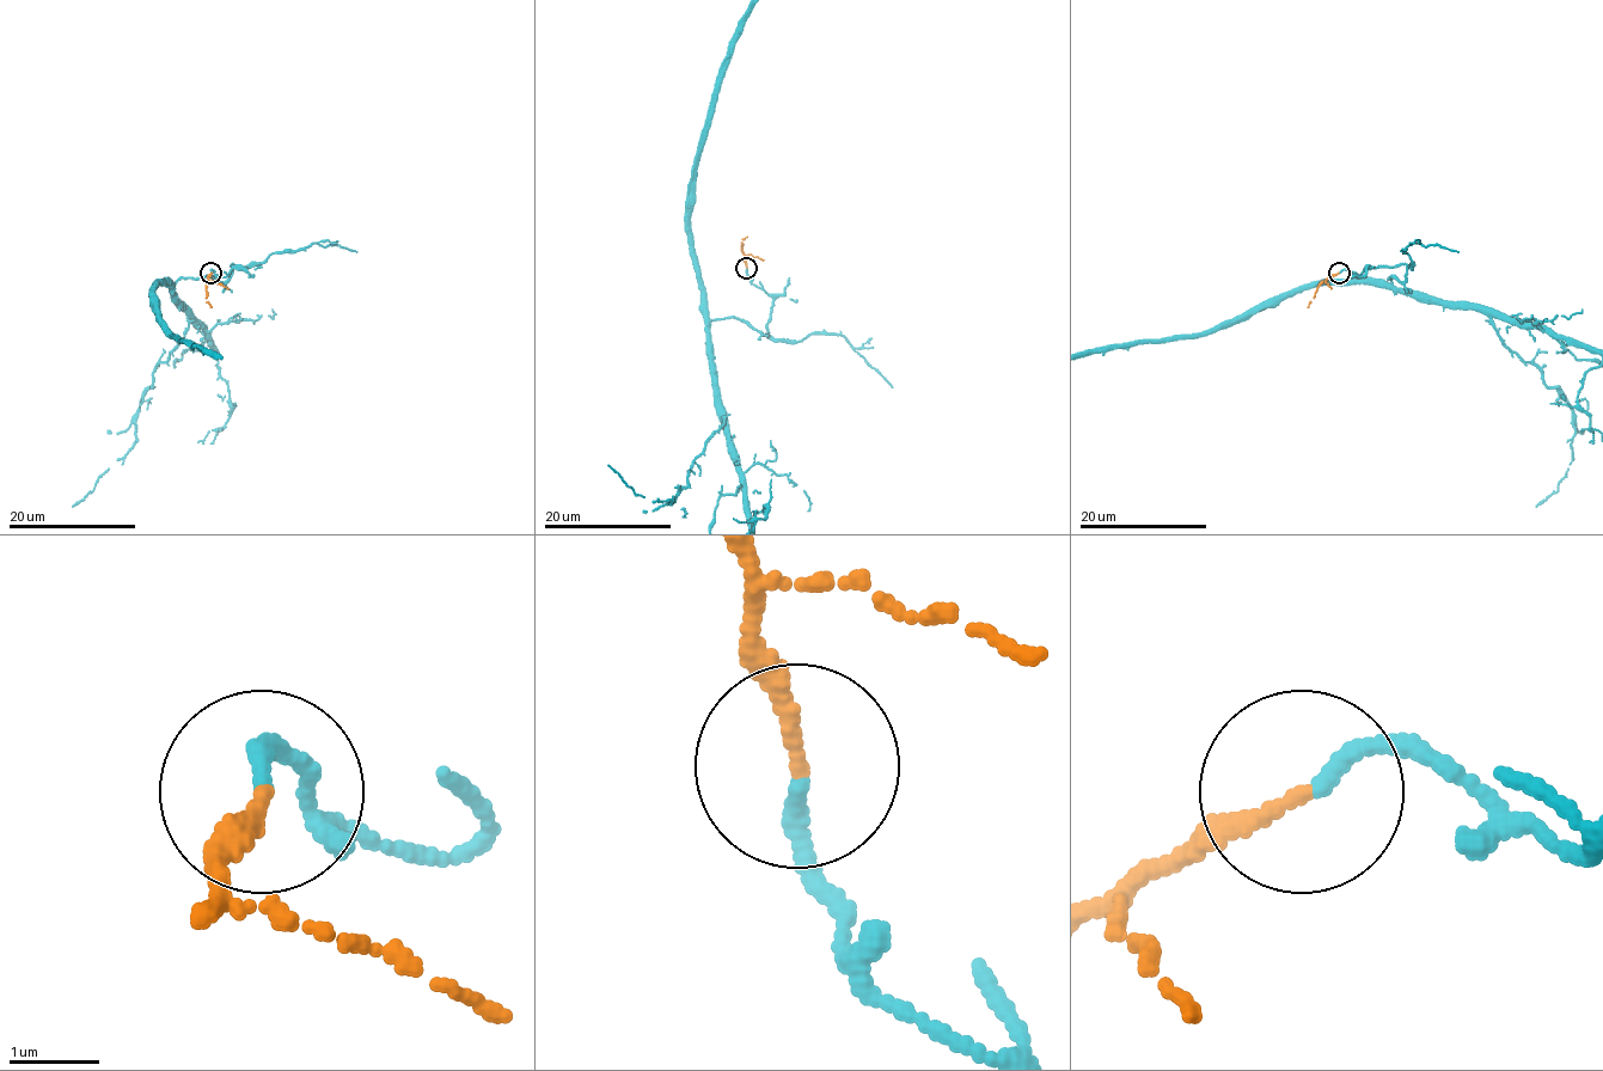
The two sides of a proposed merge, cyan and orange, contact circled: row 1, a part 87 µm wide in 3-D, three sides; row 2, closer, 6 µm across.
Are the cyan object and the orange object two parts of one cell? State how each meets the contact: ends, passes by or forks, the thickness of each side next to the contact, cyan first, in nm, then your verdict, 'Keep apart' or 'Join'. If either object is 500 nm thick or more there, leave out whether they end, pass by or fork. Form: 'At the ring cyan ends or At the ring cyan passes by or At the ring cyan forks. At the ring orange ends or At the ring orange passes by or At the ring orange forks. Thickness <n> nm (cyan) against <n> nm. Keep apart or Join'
At the ring cyan ends. At the ring orange ends. Thickness 190 nm (cyan) against 180 nm. Join

